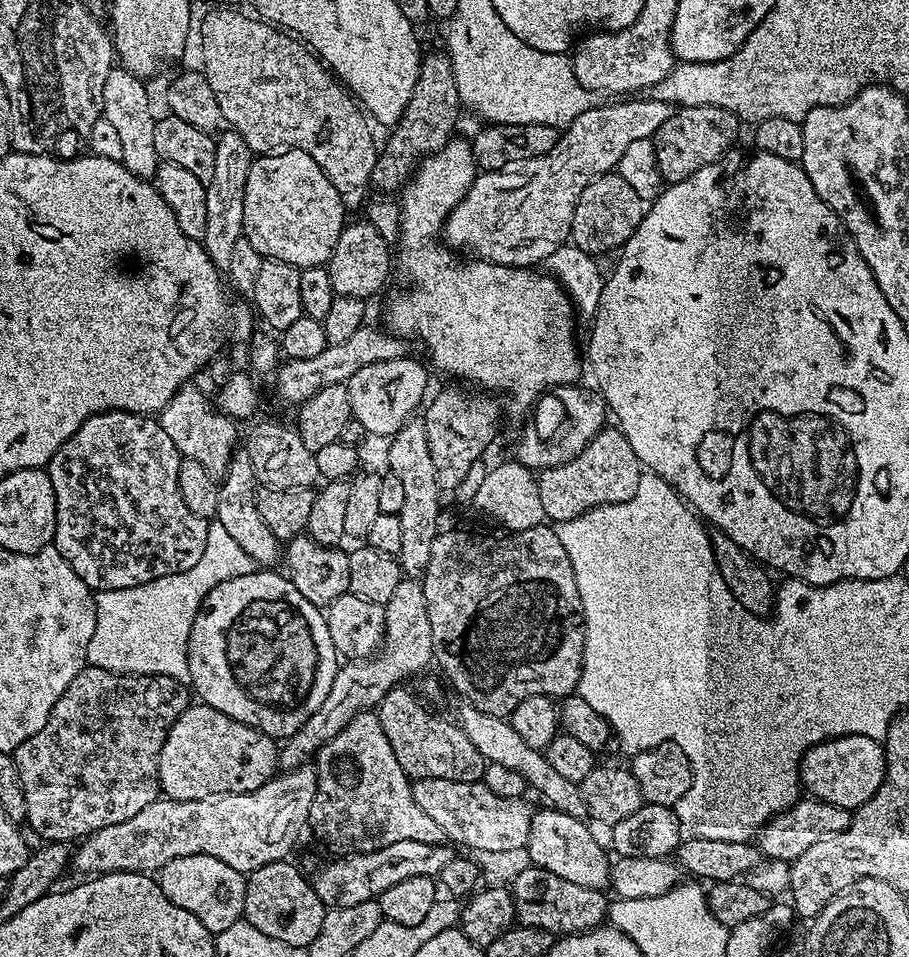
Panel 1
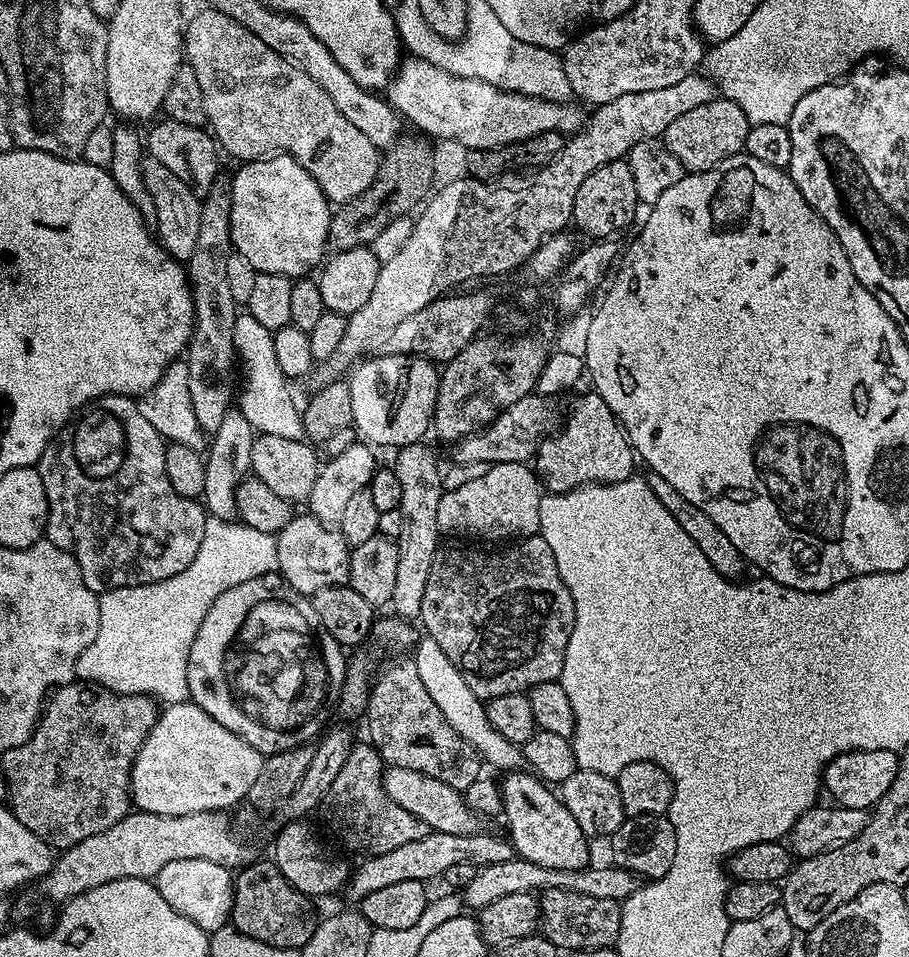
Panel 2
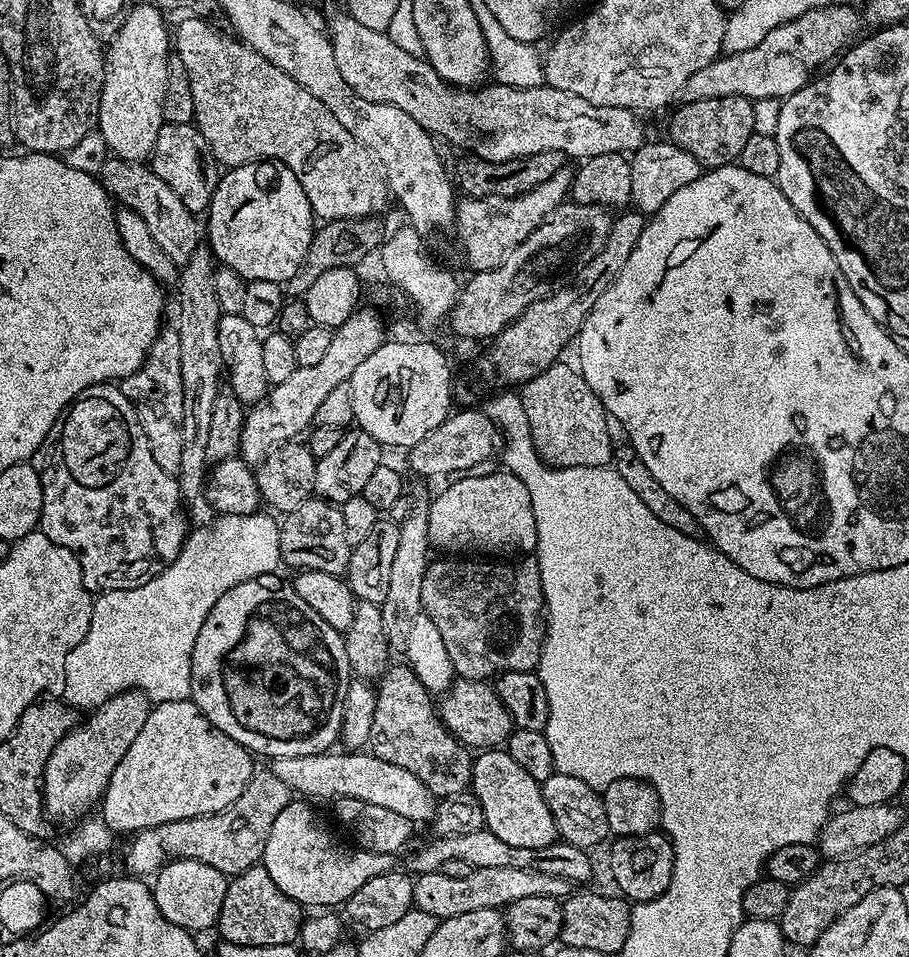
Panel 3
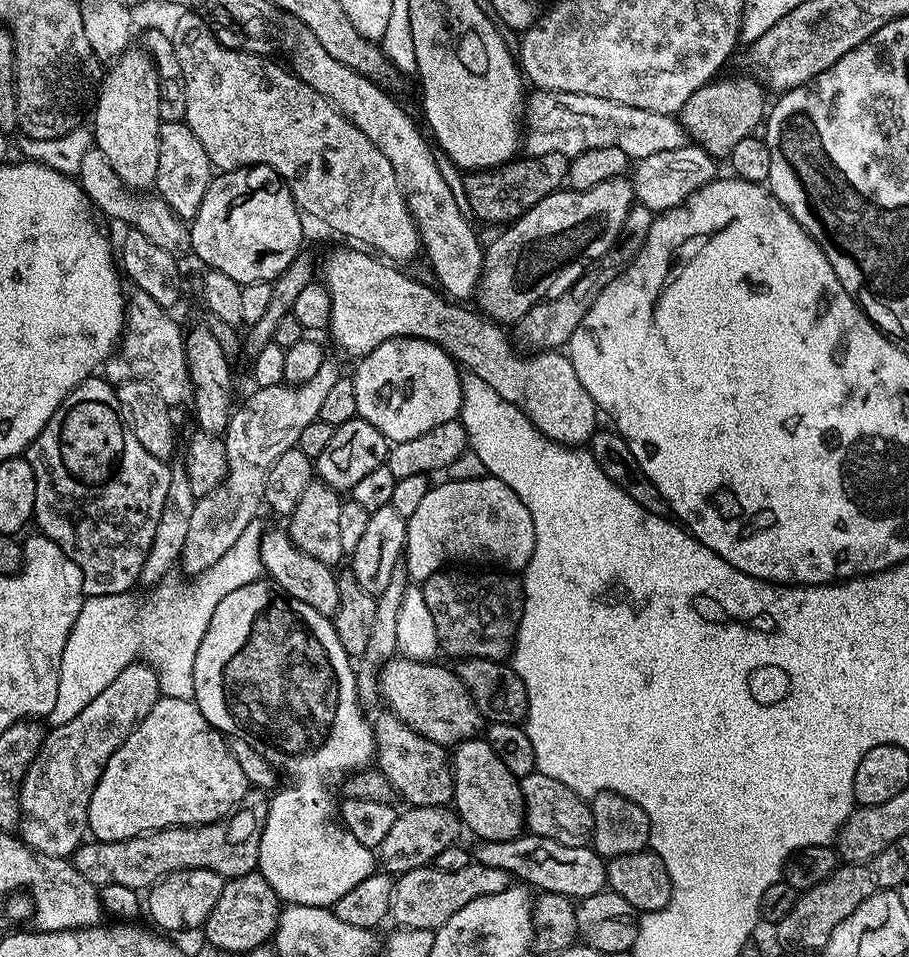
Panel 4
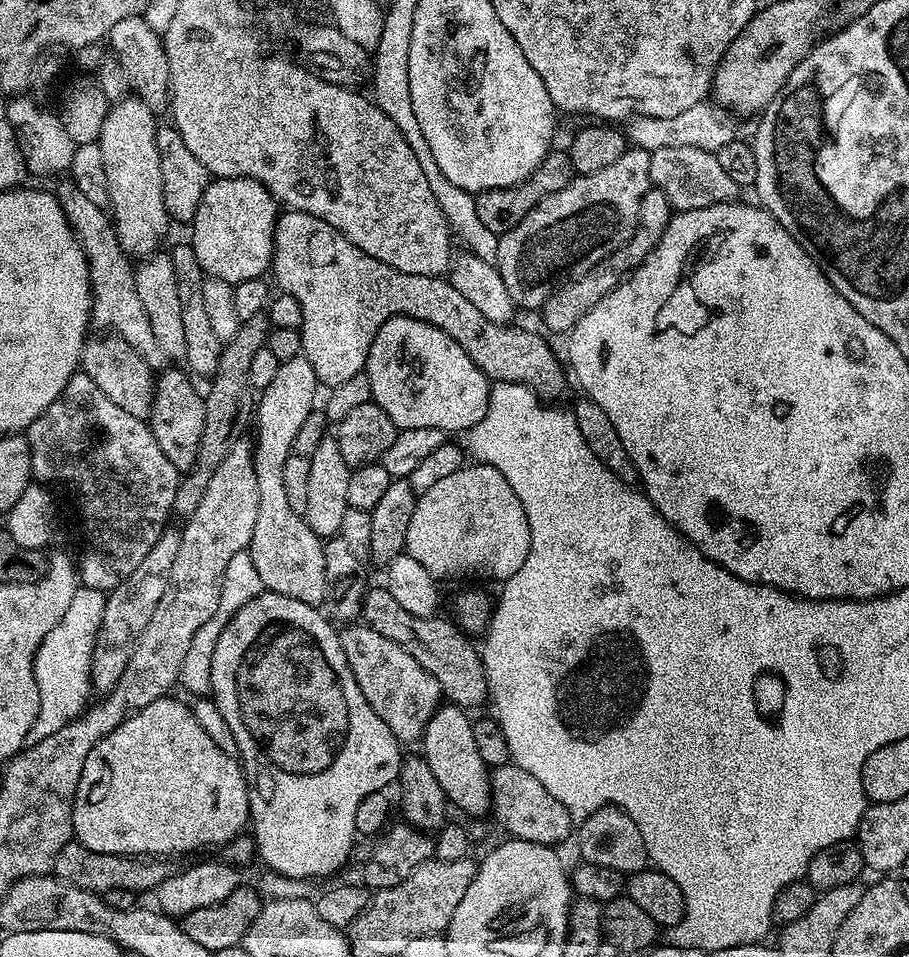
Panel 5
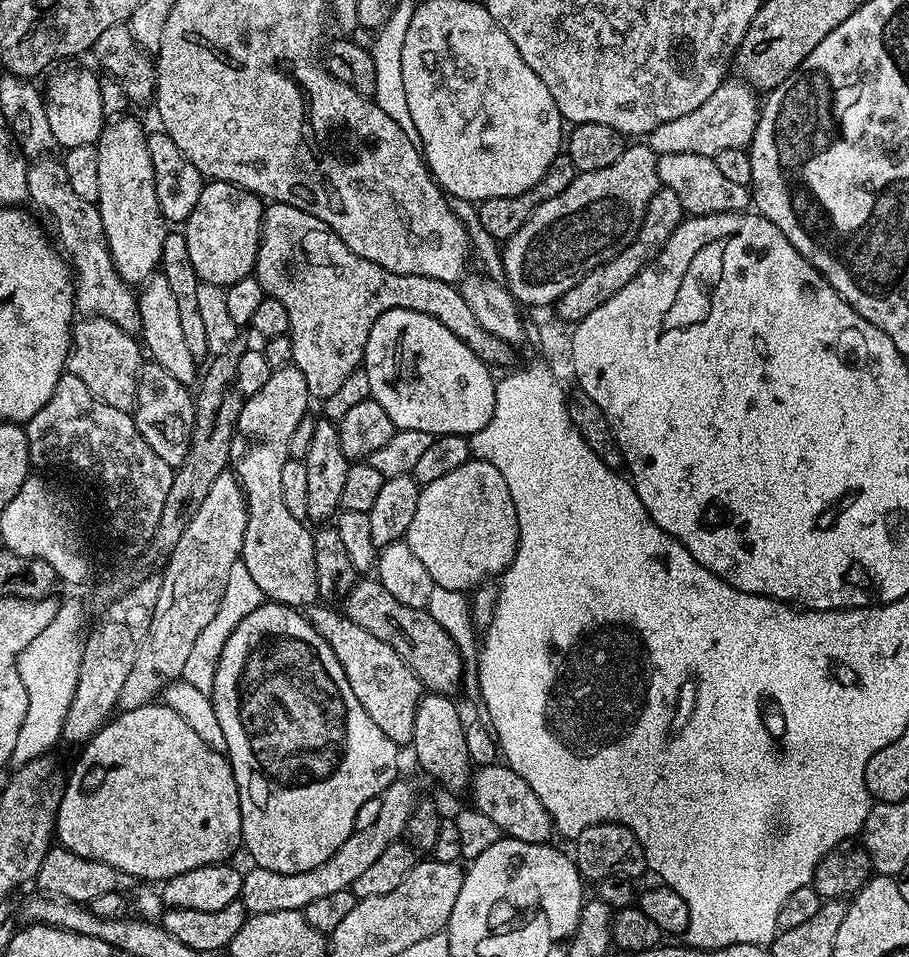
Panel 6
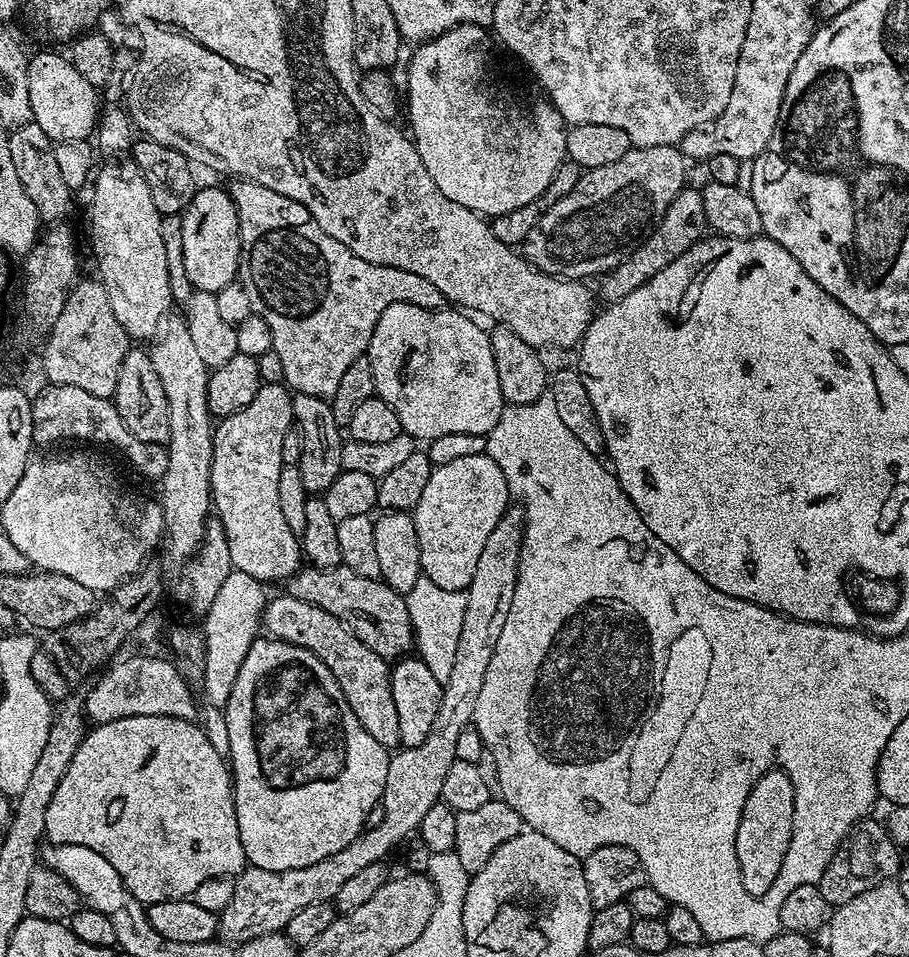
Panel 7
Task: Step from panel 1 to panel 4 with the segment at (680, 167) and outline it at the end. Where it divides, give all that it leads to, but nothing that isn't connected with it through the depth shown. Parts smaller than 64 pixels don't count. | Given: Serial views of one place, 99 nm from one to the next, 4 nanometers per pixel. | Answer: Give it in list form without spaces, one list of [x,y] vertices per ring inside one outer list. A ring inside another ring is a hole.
[[[723,76],[694,90],[678,113],[678,119],[691,139],[693,136],[696,139],[693,141],[714,158],[728,157],[742,138],[753,135],[761,127],[766,116],[764,88],[758,81],[748,76]]]

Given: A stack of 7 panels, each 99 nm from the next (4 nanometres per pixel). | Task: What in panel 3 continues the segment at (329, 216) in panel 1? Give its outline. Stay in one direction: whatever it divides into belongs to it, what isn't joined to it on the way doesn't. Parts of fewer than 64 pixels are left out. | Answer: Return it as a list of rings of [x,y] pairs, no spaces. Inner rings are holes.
[[[276,160],[229,167],[216,183],[206,219],[207,245],[223,267],[234,270],[246,281],[261,280],[281,286],[298,274],[314,231],[310,198],[306,198],[302,182],[298,182],[294,170]]]

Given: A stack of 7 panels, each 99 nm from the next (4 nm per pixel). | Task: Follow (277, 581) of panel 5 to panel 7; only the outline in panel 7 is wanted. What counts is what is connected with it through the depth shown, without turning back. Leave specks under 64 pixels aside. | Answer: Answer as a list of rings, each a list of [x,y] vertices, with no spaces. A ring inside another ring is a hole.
[[[261,383],[258,394],[247,406],[223,417],[212,433],[211,484],[215,511],[222,517],[224,533],[230,546],[232,567],[261,582],[291,581],[302,568],[302,540],[290,530],[278,502],[278,474],[286,466],[282,462],[282,438],[293,431],[292,397],[284,384]]]

